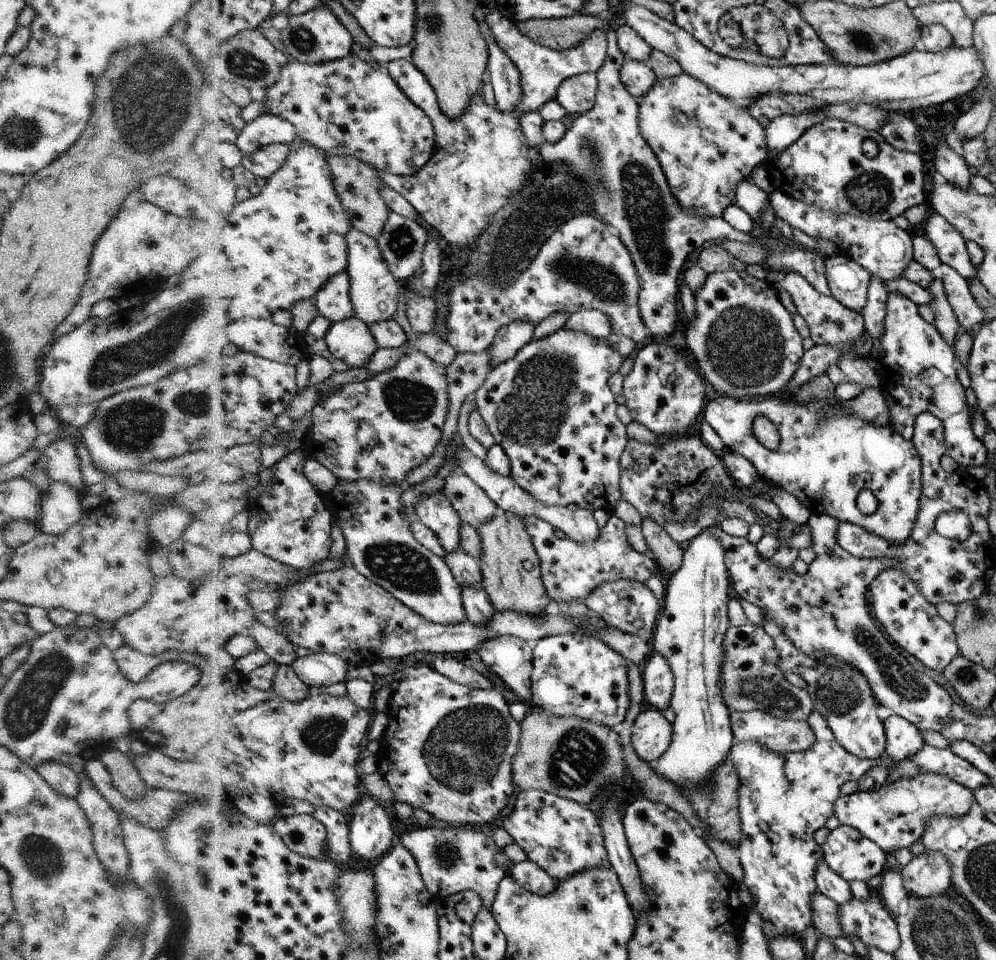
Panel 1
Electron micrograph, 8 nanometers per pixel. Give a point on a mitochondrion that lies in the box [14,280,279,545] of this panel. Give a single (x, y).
(163, 341)

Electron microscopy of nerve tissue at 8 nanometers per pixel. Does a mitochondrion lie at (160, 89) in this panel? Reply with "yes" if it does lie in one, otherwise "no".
yes

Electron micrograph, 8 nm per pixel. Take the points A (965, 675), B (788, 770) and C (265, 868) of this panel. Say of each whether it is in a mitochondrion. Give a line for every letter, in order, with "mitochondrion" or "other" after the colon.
A: mitochondrion
B: other
C: other

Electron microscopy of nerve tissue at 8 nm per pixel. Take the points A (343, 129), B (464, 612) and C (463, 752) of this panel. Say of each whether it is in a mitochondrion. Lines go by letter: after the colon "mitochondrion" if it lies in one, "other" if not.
A: other
B: other
C: mitochondrion

